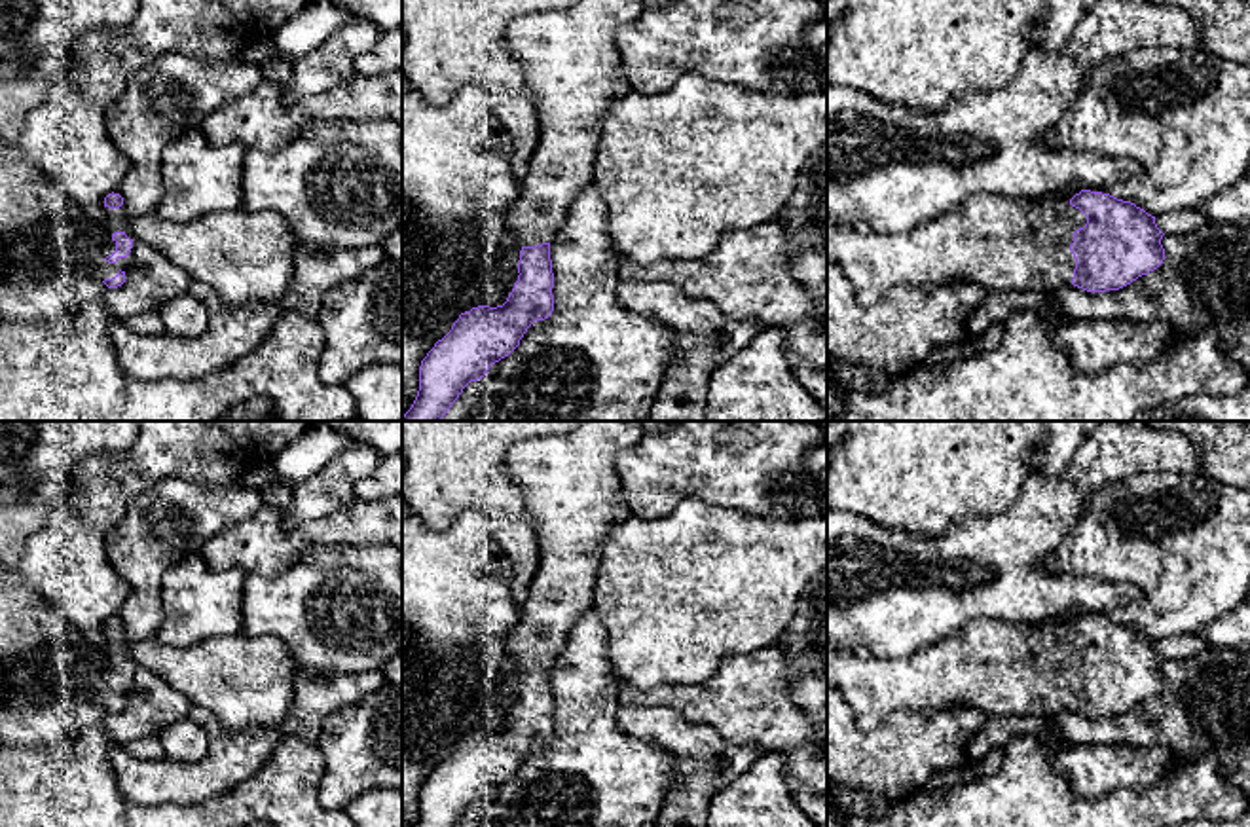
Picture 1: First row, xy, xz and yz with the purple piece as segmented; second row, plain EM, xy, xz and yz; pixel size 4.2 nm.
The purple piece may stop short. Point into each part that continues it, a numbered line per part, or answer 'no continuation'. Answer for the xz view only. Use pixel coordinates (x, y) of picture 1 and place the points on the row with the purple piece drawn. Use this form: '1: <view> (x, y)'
1: xz (569, 61)

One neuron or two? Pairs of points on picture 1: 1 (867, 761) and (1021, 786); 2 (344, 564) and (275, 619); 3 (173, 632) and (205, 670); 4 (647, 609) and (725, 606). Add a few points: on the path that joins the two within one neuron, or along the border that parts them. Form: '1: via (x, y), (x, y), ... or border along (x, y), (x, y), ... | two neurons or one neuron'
1: border along (920, 786), (894, 799) | two neurons
2: via (327, 581), (293, 607) | one neuron
3: border along (228, 634), (186, 645), (167, 645), (156, 638) | two neurons
4: via (666, 606), (706, 606) | one neuron

